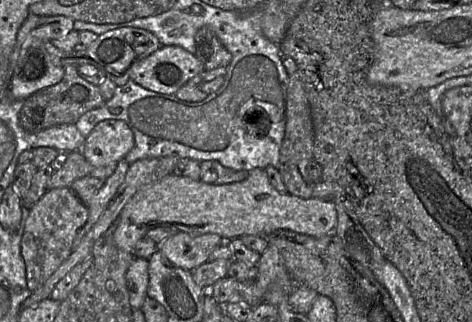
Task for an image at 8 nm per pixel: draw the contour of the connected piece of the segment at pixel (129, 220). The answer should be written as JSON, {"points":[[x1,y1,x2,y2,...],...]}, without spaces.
{"points":[[255,168,249,171,247,179,223,185,168,175,144,187,128,201,117,219,113,238,117,248,132,253,146,233,158,227,173,228,190,236,214,233,232,240,245,235,268,235,276,230,320,238,333,234,336,225,337,210,333,202,280,193,271,185,265,169]]}

